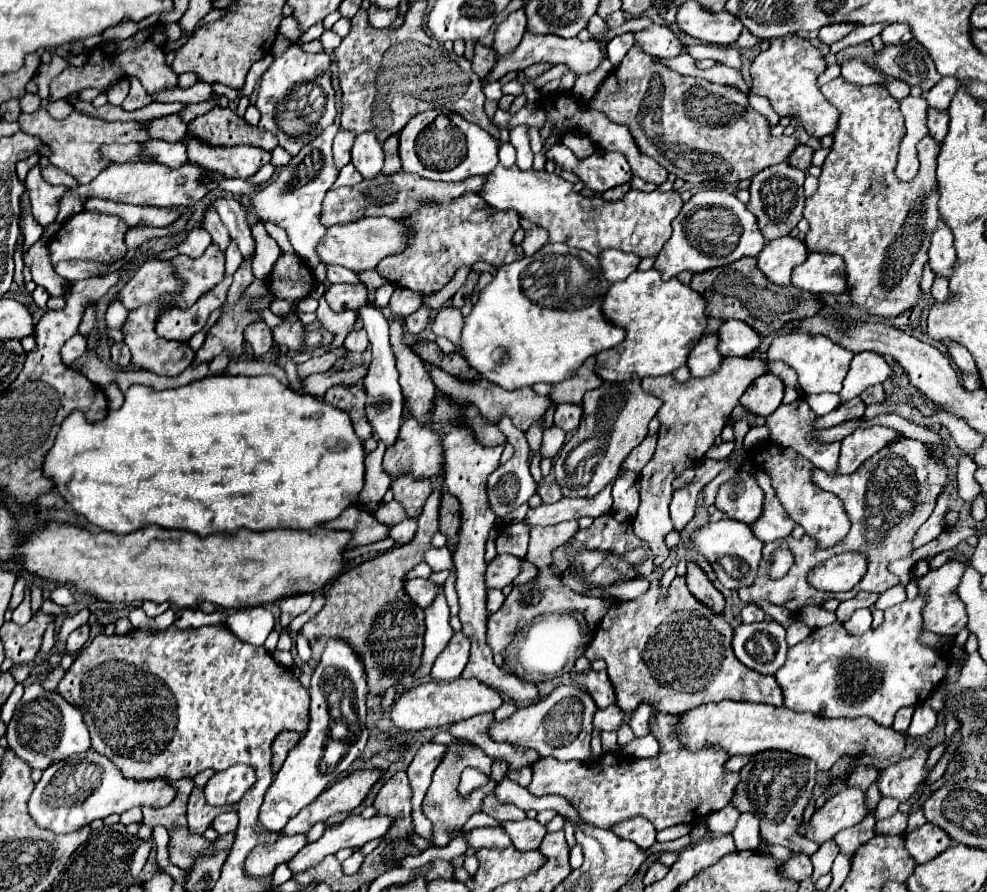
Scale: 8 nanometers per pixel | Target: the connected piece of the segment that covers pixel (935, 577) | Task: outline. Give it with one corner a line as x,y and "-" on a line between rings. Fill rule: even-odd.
946,561
937,571
921,577
919,591
929,599
923,611
927,631
955,637
967,625
965,605
953,593
958,588
965,569
966,565
959,561

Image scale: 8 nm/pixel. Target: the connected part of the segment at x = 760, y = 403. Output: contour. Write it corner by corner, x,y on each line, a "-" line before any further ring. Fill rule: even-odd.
771,373
769,375
761,375
743,393
741,405
745,409
749,409
751,413
755,413
755,415
769,417
781,405
783,391
785,391
785,385
783,385
783,381
777,375
771,375

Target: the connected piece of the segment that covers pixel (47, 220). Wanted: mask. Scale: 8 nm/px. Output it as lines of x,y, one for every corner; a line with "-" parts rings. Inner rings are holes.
37,165
29,171
25,179
25,187
29,191
31,211
35,221
43,227
49,227
57,217
57,201
67,191
67,187
53,187
47,181
43,181

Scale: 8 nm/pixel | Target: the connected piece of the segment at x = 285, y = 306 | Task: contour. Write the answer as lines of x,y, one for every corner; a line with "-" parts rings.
275,299
275,301
271,303
271,311
273,311
275,315
283,315
283,313
295,309
295,307
297,307
297,303
295,303
295,301
287,301
287,299

